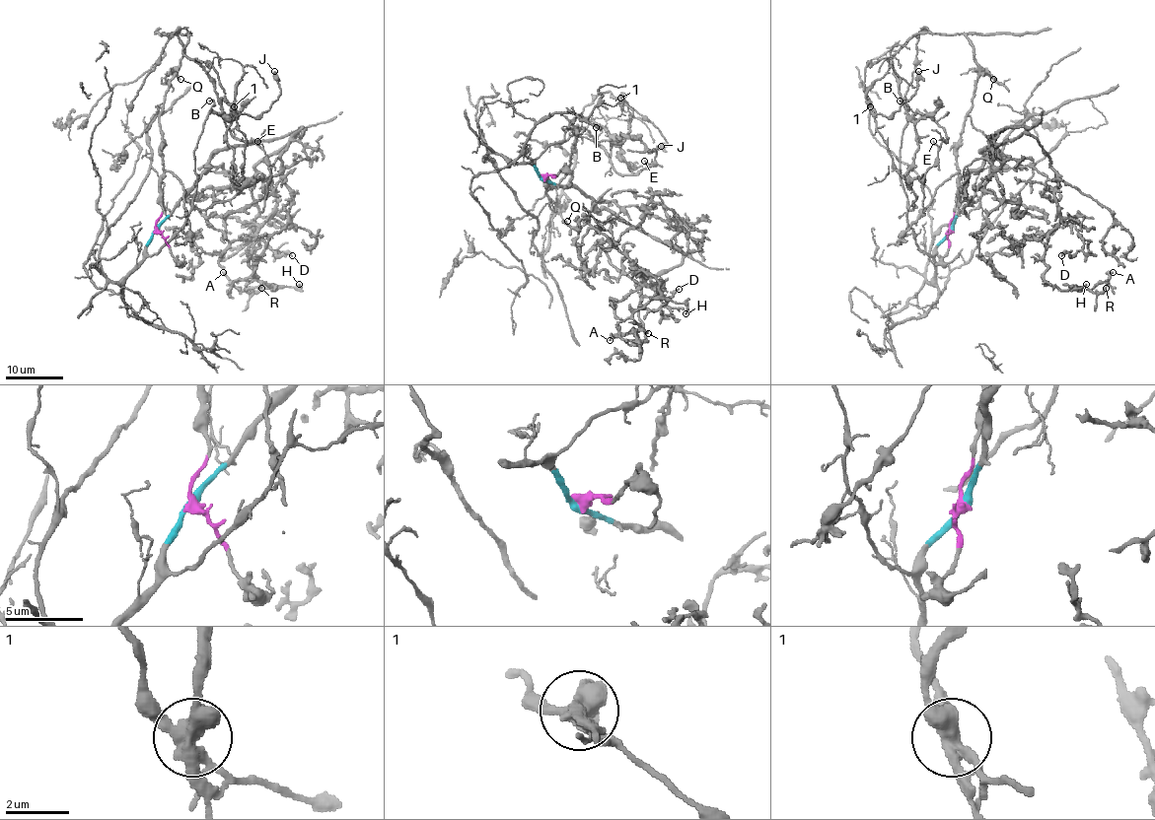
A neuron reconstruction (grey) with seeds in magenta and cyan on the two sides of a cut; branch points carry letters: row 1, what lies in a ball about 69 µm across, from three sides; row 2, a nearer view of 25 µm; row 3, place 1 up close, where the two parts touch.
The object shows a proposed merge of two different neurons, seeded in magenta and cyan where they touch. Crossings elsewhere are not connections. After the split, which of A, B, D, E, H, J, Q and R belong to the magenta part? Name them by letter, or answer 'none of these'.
J, Q

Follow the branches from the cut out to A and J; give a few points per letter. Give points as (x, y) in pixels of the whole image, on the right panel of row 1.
A: (951, 232), (981, 153), (1033, 135), (1057, 175), (1045, 278), (1090, 290), (1113, 271)
J: (950, 232), (978, 77), (973, 43), (919, 33), (867, 65), (870, 105), (890, 116), (918, 71)

